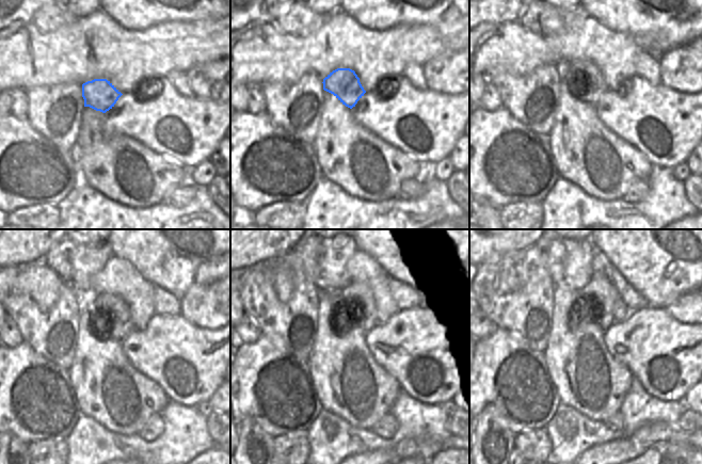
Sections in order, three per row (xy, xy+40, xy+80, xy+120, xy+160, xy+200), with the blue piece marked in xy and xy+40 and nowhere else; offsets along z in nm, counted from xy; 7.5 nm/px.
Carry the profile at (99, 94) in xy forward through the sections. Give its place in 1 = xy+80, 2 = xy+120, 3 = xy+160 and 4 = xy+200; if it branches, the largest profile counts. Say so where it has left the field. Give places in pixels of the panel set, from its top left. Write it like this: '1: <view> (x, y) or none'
1: xy+80 (586, 81)
2: xy+120 (109, 309)
3: xy+160 (360, 303)
4: xy+200 (601, 297)

